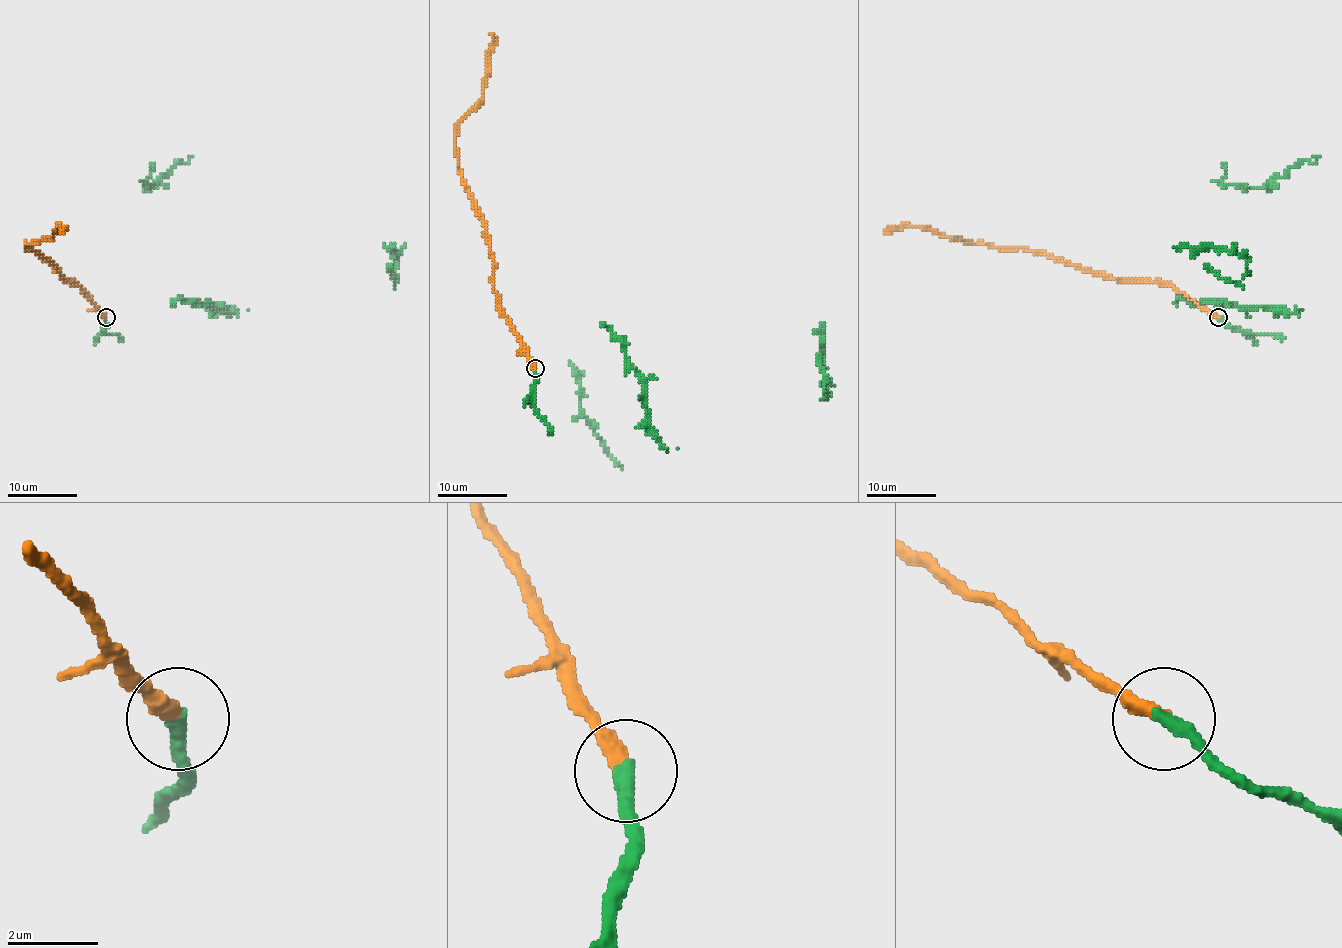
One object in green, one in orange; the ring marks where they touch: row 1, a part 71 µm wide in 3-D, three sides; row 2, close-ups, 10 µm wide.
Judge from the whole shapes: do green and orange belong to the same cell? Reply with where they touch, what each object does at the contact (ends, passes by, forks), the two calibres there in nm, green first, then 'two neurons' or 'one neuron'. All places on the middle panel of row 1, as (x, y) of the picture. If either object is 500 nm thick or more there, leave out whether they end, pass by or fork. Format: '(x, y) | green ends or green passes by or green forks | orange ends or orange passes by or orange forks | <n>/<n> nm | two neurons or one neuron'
(535, 368) | green ends | orange ends | 380/340 nm | two neurons

